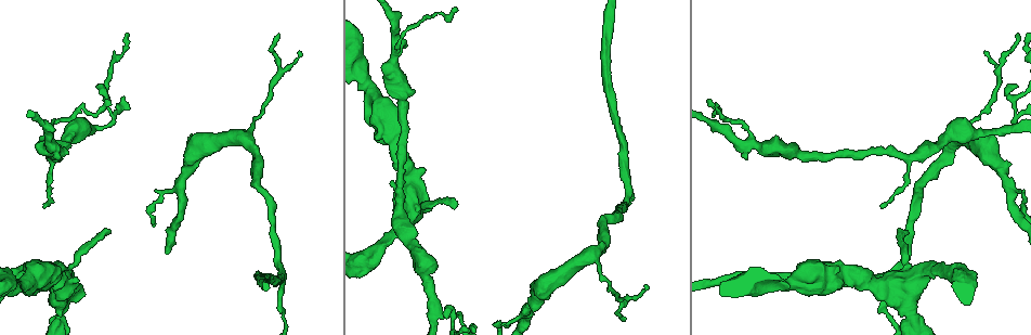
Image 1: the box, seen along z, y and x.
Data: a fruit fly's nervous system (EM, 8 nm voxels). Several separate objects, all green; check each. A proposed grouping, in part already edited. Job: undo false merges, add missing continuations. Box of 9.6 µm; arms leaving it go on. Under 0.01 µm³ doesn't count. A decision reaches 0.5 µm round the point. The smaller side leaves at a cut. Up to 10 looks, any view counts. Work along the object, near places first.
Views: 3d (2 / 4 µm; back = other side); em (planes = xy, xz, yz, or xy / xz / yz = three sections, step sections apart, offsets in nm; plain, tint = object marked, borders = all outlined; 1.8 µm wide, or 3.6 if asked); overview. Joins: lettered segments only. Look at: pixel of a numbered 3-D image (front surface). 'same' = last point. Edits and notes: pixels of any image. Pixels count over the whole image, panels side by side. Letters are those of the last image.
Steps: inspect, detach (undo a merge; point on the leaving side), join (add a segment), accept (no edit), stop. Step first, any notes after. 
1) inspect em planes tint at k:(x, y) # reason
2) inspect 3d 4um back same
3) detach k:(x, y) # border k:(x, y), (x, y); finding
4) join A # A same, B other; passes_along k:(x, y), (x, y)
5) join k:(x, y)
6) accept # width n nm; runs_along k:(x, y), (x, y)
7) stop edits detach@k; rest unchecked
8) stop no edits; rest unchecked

inspect em planes plain at 1:(1016, 102) # abrupt turn

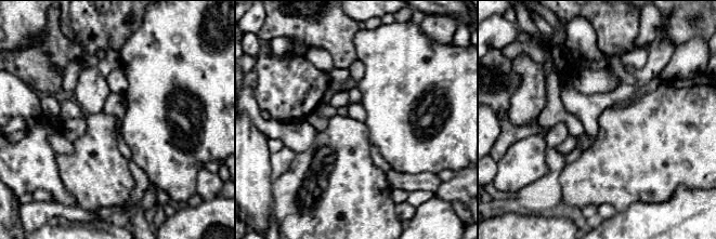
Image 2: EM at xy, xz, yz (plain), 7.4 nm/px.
inspect em planes borders same

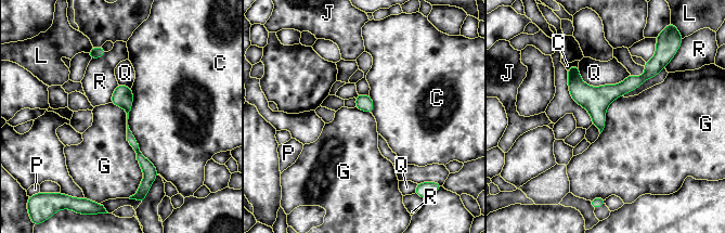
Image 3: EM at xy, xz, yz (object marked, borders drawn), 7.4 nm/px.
accept # width 130 nm; C other, G other, J other, L other, P other, Q other, R other; runs_along 3:(120, 87), (129, 136), (146, 172); all the same cell

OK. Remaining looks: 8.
inspect 3d 2um at 1:(110, 233) # tapers out

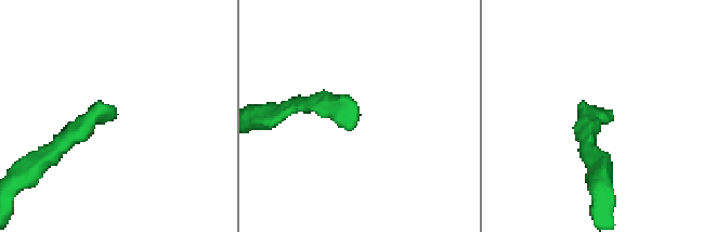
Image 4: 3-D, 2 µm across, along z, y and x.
inspect em xy step 8 borders at 4:(116, 111) # now the EM

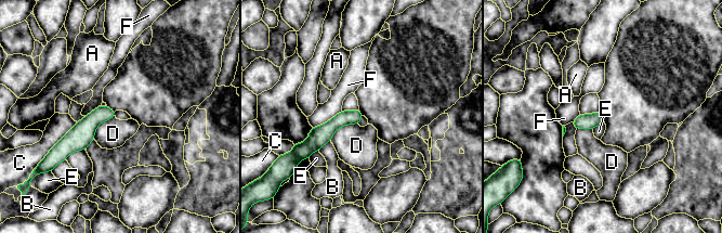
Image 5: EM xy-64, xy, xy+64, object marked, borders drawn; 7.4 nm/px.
inspect em planes borders same # another direction

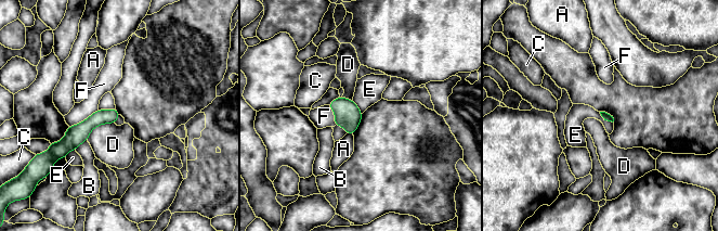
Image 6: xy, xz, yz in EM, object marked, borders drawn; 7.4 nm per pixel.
accept # A other, B other, C other, D other, E other, F other; runs_along 6:(114, 111), (91, 122), (63, 148); no lettered segment goes on from it

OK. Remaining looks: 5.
inspect 3d 4um at 1:(525, 308) # three arms meet

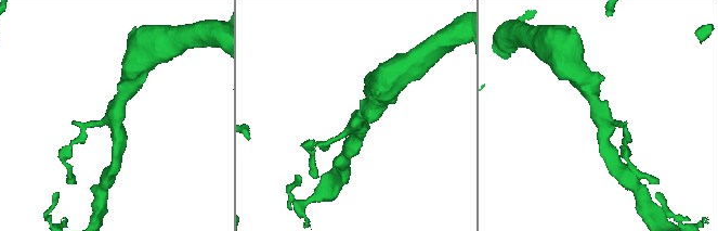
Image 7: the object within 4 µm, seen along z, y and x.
inspect em yz step 8 tint at 7:(598, 117)

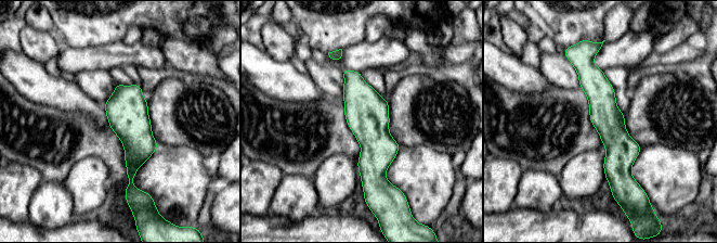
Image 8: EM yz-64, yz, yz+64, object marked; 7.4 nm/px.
inspect em planes borders same # another direction

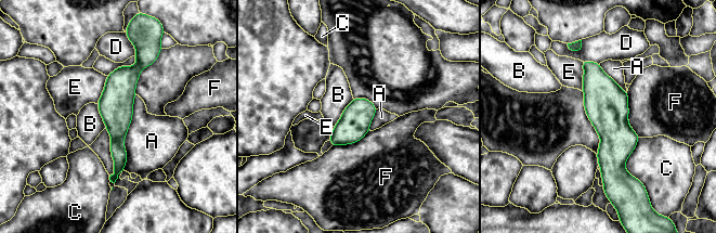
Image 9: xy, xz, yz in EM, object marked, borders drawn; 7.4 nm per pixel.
accept # A other, B other, C other, D other, E other, F other; border 9:(353, 99), (334, 127); all the same cell

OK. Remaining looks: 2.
inspect 3d 2um back at 1:(404, 45) # free end

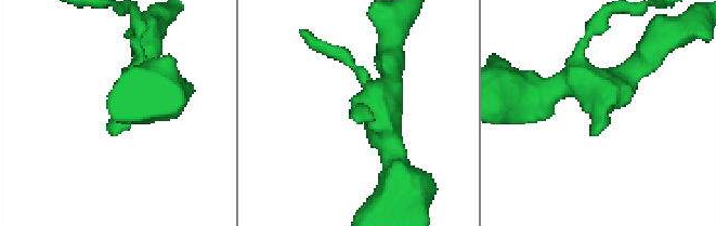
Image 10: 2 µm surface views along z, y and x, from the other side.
inspect em xz step 16 borders at 10:(358, 109)

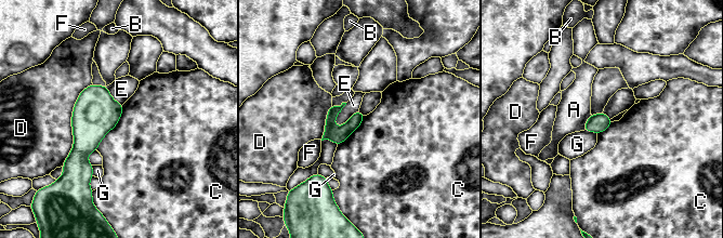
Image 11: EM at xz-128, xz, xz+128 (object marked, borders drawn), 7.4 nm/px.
accept # A other, B other, C other, D other, E other, F other, G other; border 11:(123, 104), (119, 121), (96, 150); none of them fits

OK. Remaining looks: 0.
stop no edits; rest unchecked

